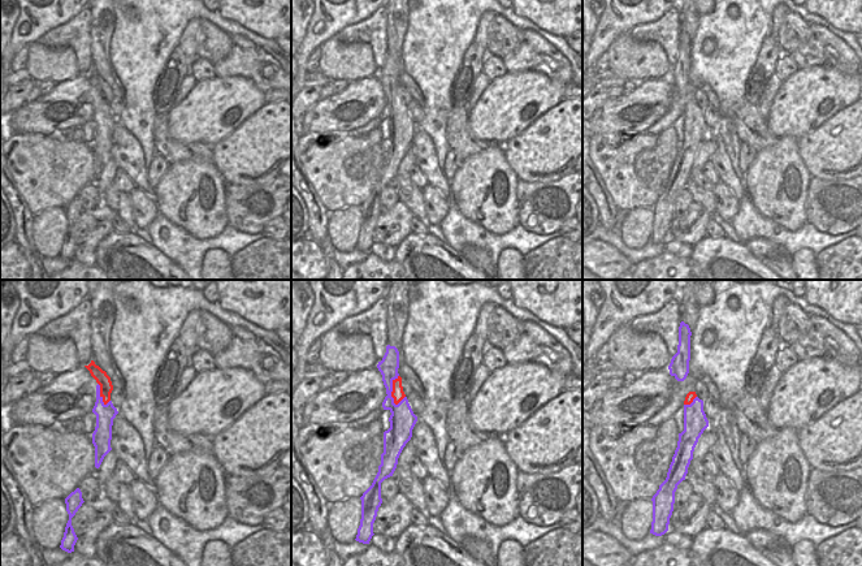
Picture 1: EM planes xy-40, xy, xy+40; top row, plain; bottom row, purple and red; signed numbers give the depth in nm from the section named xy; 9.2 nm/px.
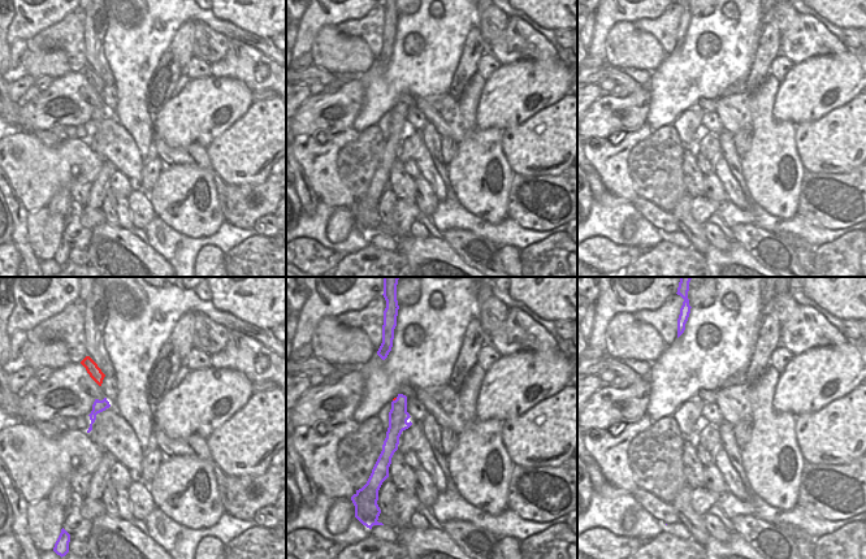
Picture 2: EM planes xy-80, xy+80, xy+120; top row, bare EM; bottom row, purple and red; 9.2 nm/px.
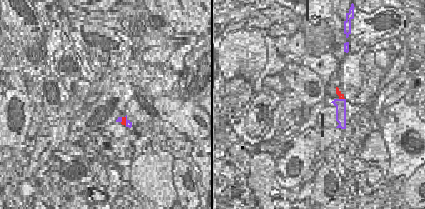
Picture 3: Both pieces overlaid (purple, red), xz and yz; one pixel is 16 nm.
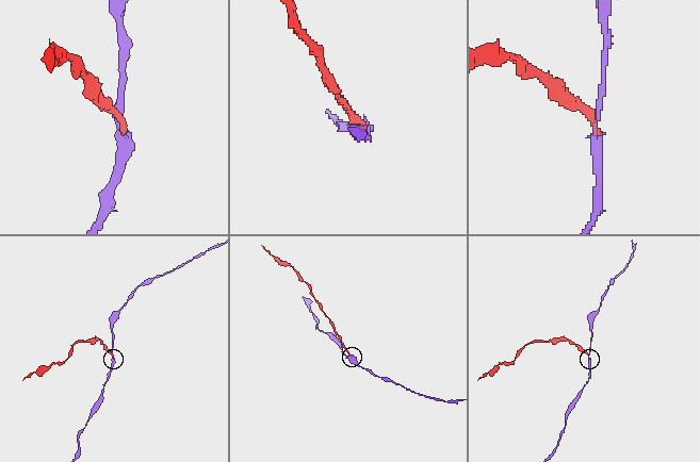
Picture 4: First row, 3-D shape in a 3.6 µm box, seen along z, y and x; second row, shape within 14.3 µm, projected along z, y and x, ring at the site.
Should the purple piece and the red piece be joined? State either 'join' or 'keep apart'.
keep apart

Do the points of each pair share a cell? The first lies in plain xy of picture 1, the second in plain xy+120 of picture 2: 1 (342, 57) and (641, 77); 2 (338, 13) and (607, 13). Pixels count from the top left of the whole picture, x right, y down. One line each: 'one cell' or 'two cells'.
1: two cells
2: one cell

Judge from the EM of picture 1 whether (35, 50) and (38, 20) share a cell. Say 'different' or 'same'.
different

